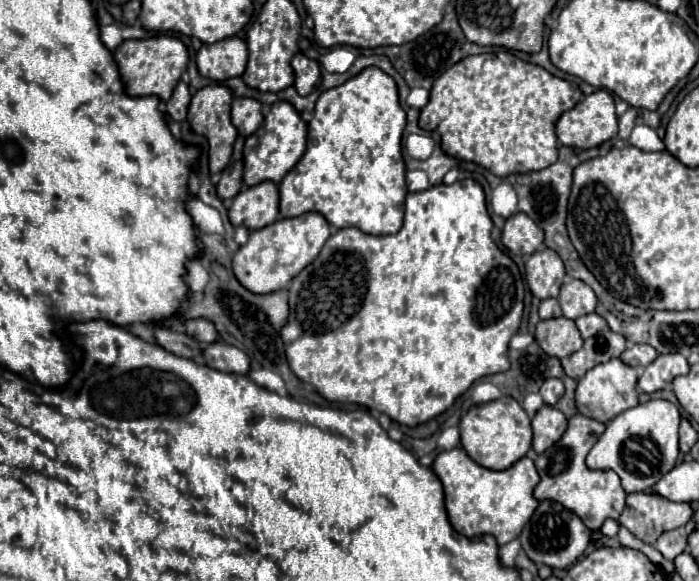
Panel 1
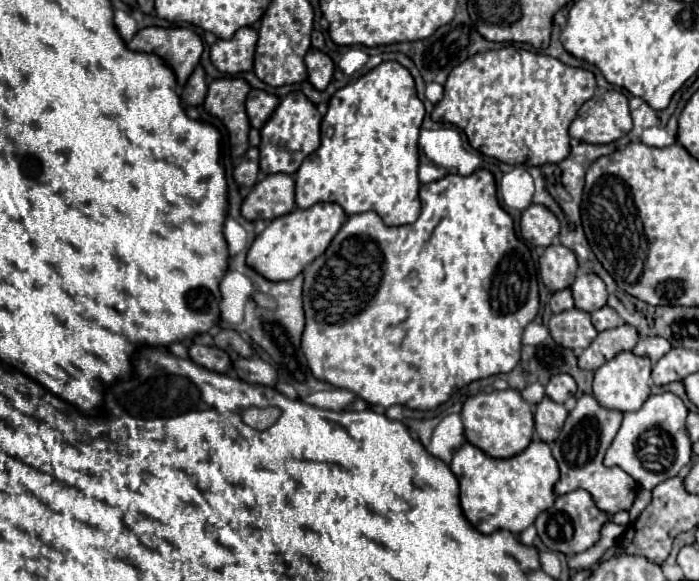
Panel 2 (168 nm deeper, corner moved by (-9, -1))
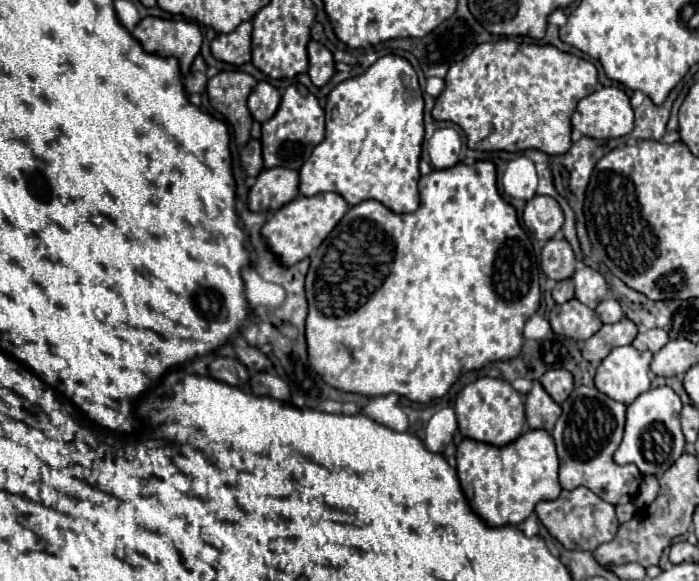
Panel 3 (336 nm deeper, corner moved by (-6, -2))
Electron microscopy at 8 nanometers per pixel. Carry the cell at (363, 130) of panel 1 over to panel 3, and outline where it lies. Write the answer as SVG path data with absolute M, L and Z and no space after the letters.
M400 55L378 59L362 75L350 77L336 85L326 99L326 137L314 147L310 159L300 169L300 193L310 197L320 191L342 195L350 205L376 199L396 213L418 209L418 161L424 141L424 99L414 67Z

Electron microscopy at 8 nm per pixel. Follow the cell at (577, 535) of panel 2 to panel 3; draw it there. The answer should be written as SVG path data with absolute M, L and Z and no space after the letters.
M576 487L572 491L562 491L558 499L540 501L536 505L536 513L544 527L556 537L566 549L580 549L580 551L594 551L598 545L614 539L620 523L616 517L616 507L602 501L596 493L588 487Z

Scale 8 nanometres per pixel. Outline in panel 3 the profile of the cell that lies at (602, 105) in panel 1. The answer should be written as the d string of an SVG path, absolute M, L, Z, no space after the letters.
M602 87L578 101L572 127L586 137L622 137L634 129L630 97L620 87Z

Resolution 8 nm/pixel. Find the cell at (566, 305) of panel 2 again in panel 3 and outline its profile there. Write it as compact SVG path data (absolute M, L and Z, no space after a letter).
M564 279L564 281L558 281L556 287L552 289L552 297L556 303L564 303L568 299L574 297L574 283L572 279Z

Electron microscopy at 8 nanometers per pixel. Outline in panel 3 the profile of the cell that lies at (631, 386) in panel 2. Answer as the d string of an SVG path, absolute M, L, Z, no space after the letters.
M632 345L614 347L598 365L598 391L614 401L630 405L642 391L650 389L650 361L650 351L638 351Z

